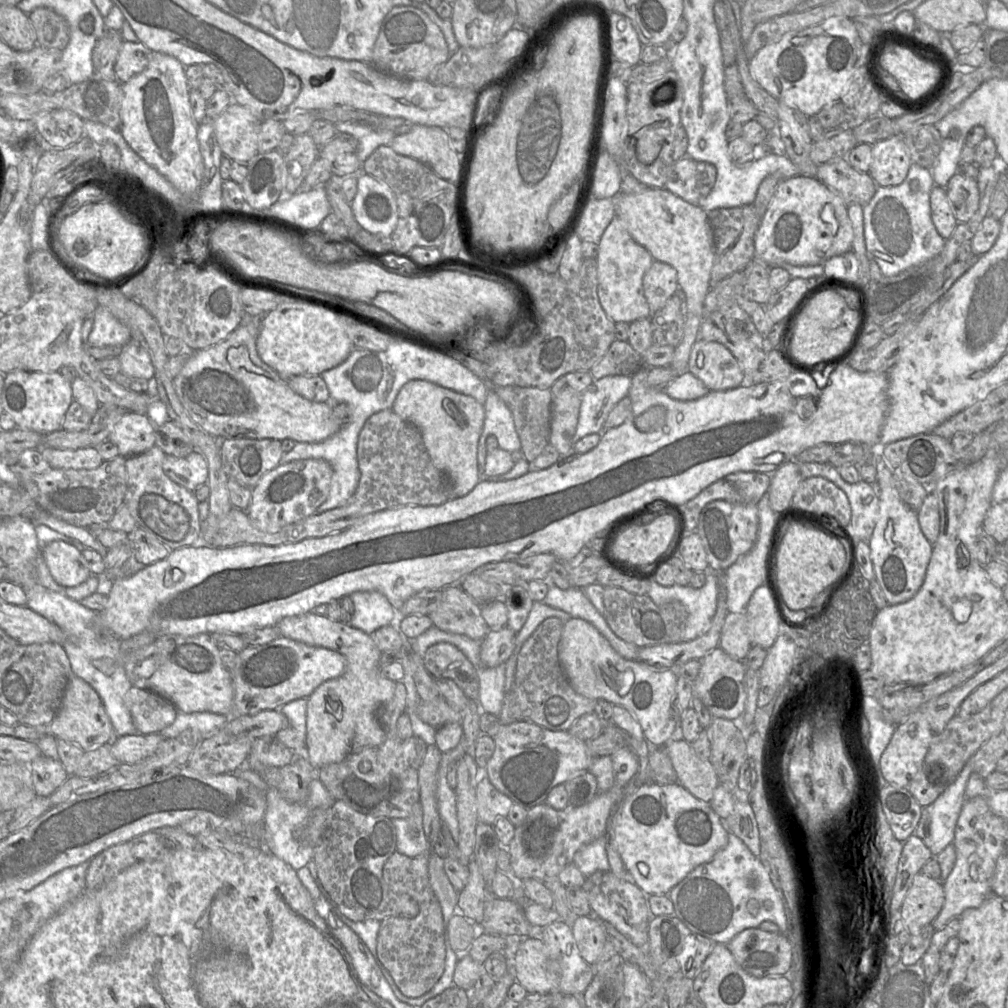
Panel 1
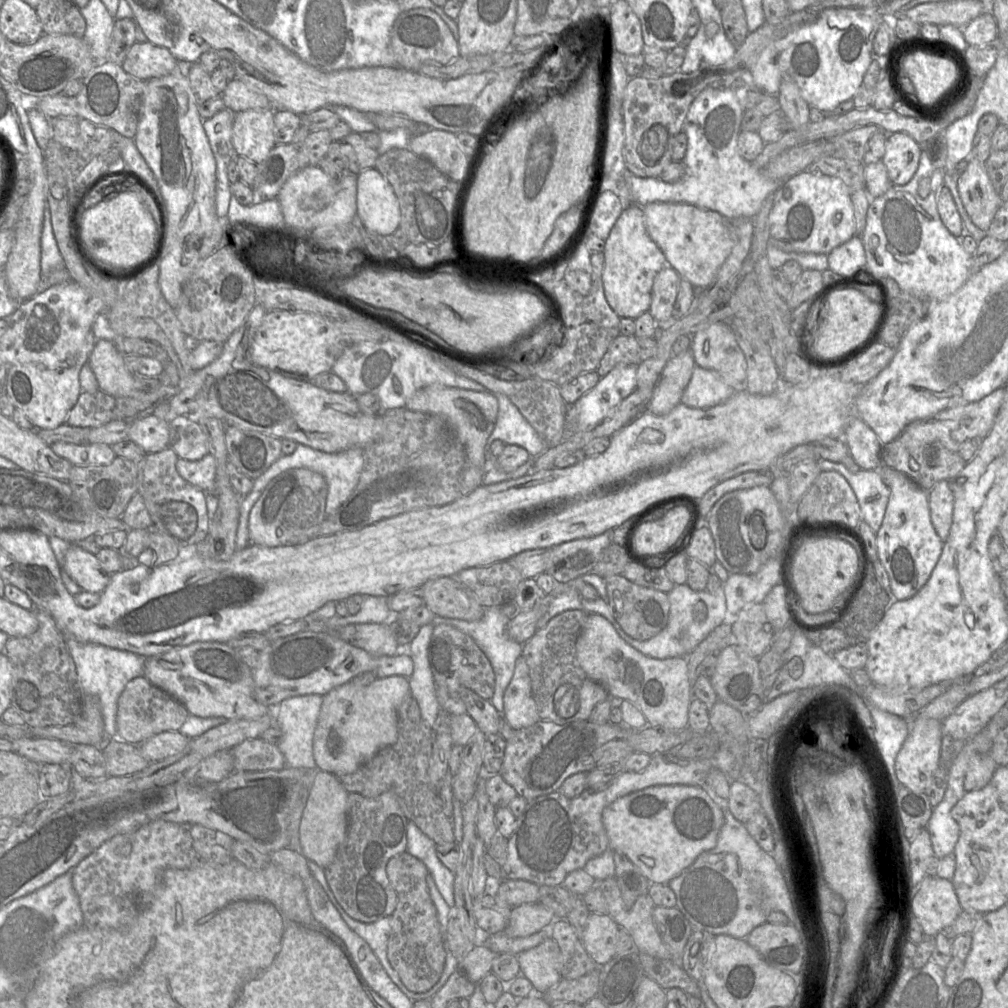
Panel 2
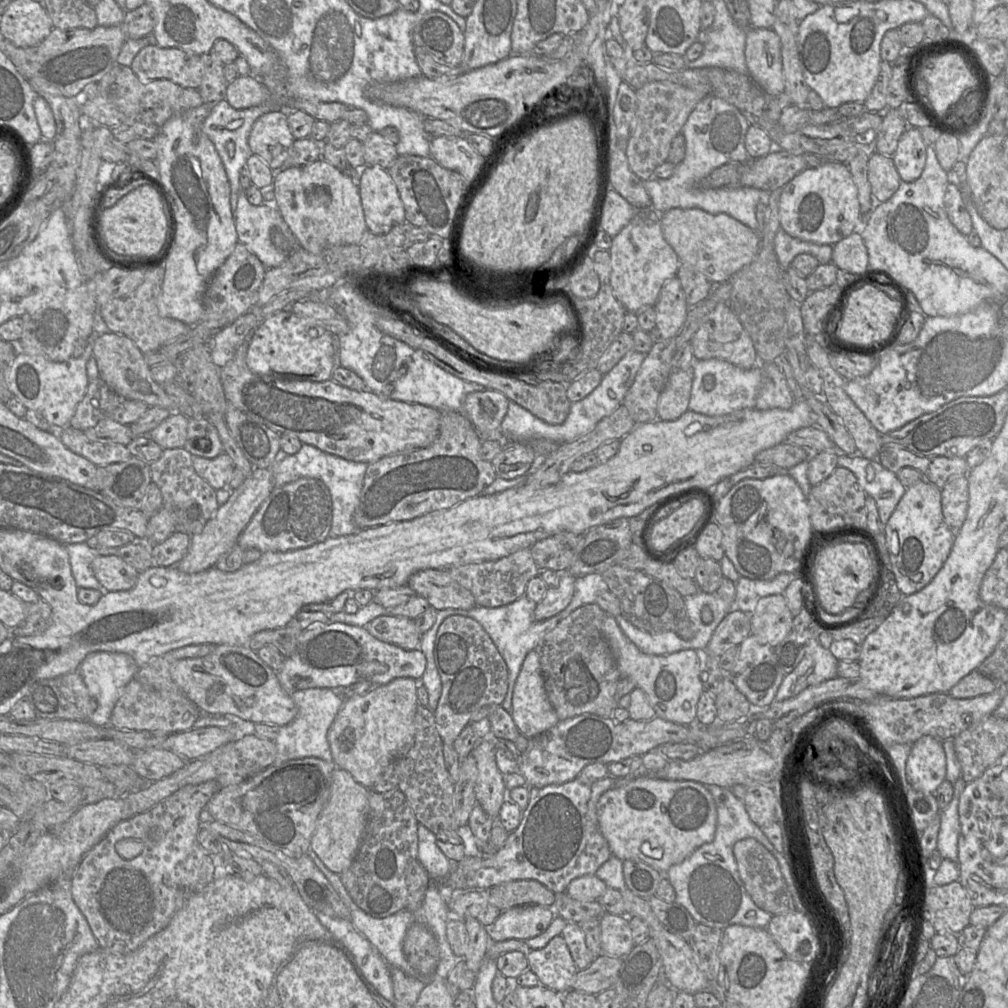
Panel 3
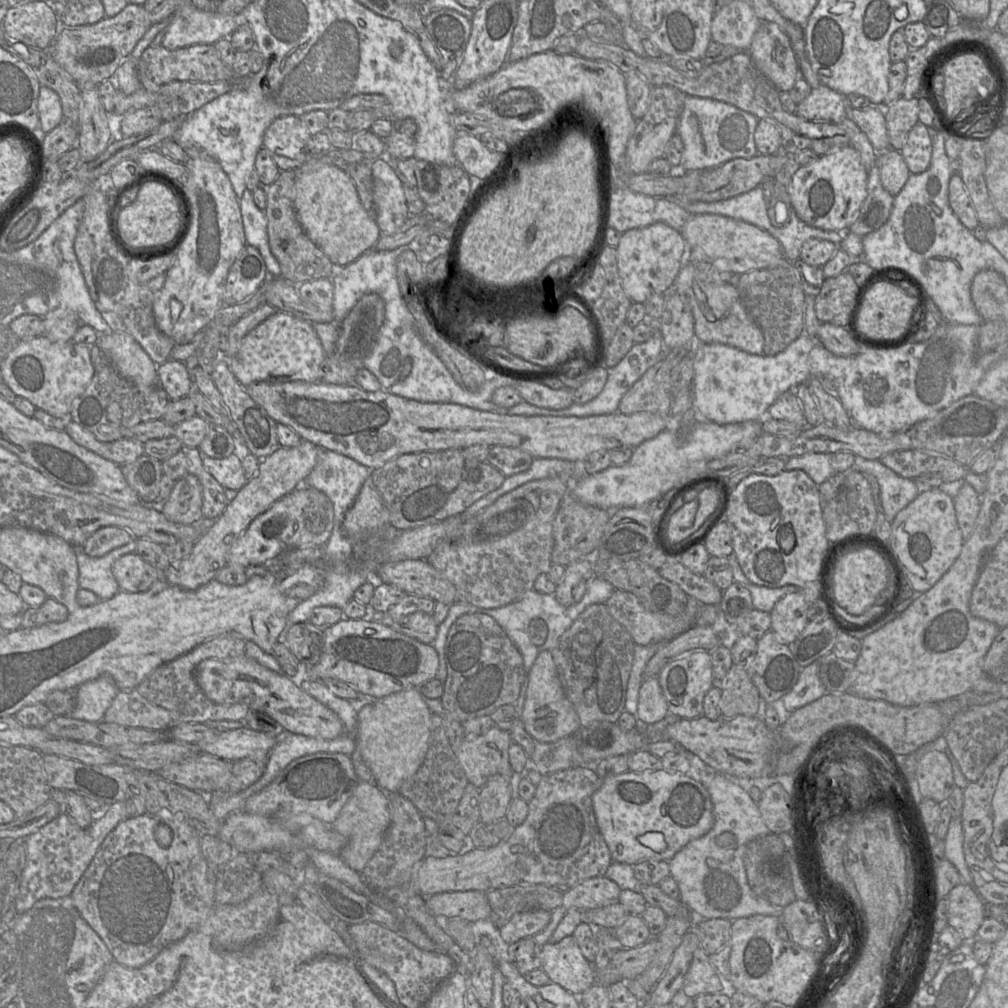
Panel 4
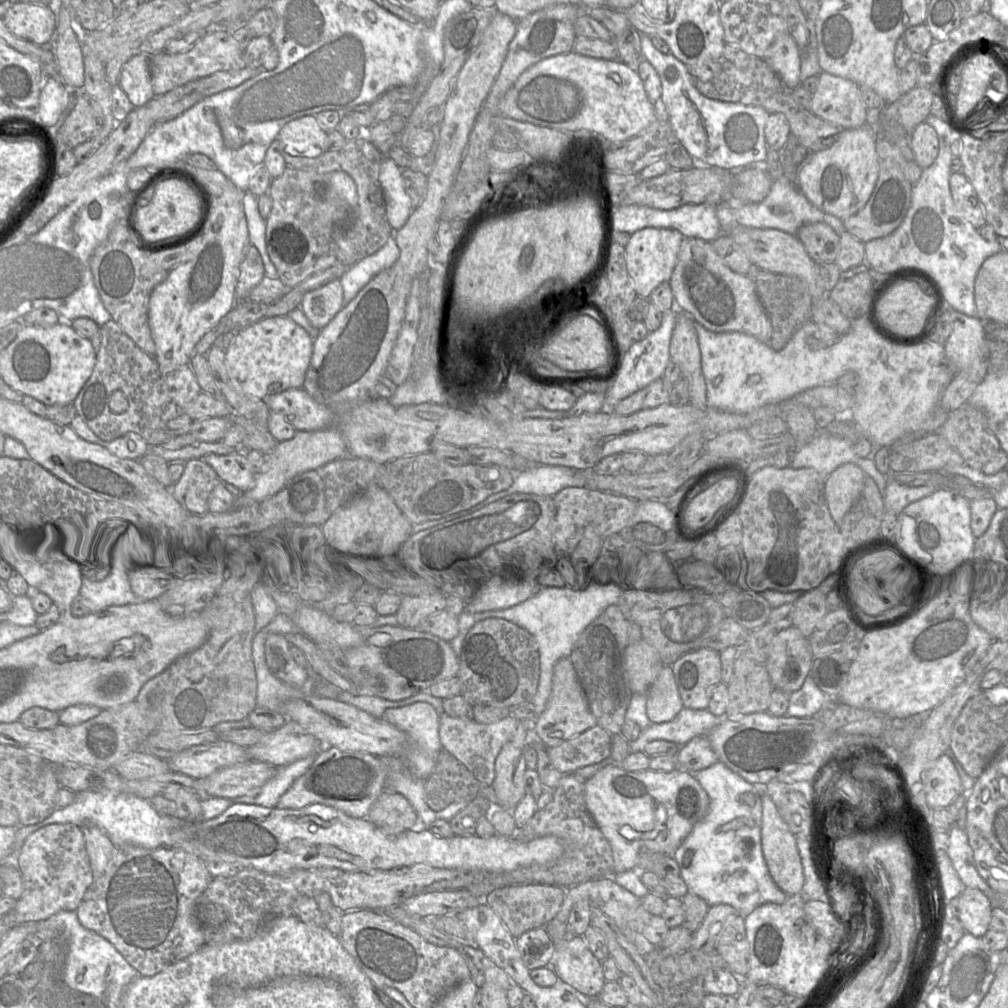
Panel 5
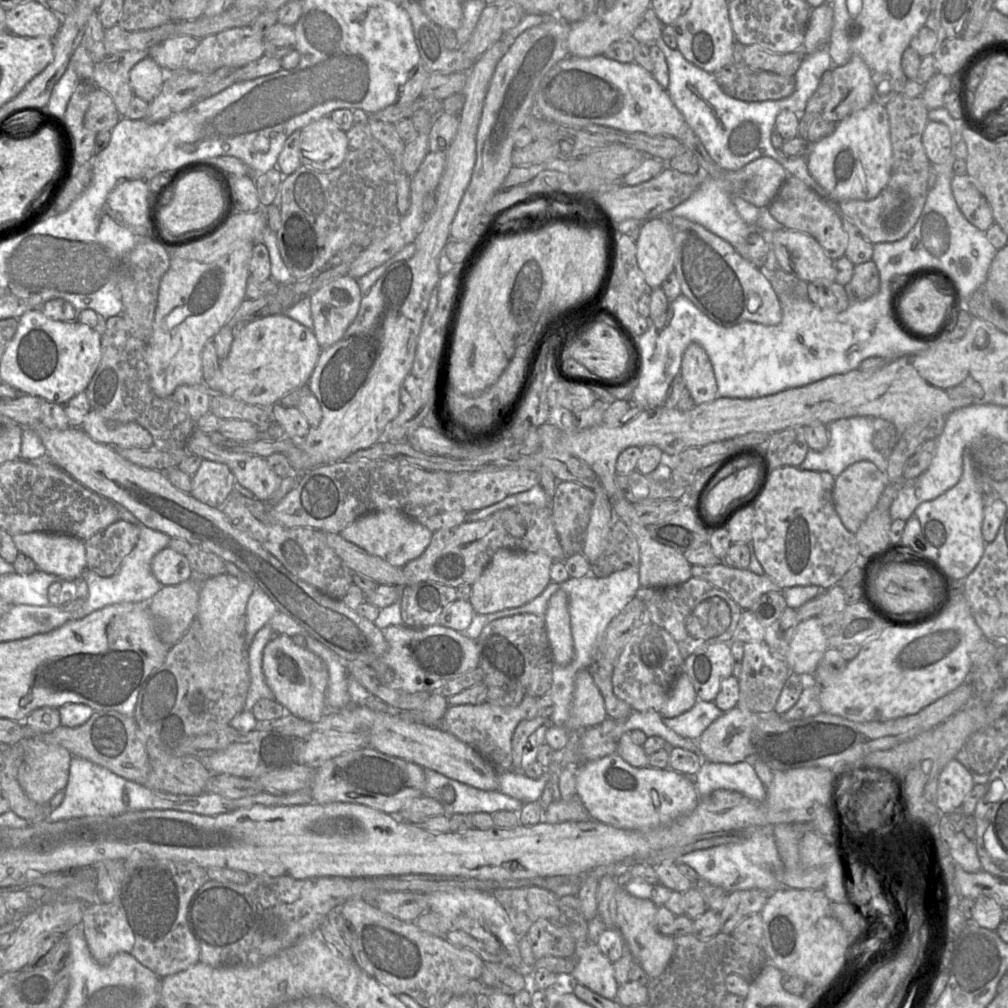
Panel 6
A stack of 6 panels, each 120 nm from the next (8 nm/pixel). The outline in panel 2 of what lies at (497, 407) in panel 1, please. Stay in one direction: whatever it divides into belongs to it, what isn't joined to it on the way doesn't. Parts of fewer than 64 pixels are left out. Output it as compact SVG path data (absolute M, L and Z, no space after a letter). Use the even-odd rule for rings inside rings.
M494 394L498 401L498 414L495 422L494 429L487 439L484 447L485 456L485 471L489 466L495 465L495 459L489 453L489 445L494 440L501 440L505 445L518 445L526 449L531 457L537 457L547 449L547 445L544 440L538 435L533 427L522 416L518 408L511 402L511 400L504 394Z

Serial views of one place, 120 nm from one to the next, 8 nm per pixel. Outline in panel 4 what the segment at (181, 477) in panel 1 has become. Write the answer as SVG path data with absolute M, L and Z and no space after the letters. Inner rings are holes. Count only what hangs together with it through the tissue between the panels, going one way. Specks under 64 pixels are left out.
M232 453L226 458L211 458L202 454L205 469L226 489L240 490L247 482L242 459Z

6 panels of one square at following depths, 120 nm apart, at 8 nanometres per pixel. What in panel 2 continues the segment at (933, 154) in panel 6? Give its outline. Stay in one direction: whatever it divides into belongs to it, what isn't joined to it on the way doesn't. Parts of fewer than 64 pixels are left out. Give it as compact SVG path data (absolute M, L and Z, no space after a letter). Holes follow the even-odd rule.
M905 133L887 134L882 161L892 185L905 185L914 177L922 151L921 145Z

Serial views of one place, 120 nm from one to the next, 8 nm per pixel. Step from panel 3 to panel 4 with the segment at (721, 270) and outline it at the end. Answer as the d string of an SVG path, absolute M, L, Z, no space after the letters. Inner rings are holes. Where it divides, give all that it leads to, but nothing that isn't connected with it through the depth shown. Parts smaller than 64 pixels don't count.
M716 214L692 215L681 230L688 248L699 247L711 259L726 259L729 271L744 274L776 265L785 258L780 242L753 224Z

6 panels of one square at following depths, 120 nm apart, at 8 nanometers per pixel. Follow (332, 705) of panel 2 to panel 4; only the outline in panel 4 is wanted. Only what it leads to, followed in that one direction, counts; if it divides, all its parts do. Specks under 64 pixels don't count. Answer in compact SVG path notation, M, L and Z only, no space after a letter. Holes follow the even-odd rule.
M416 687L375 698L359 711L358 725L353 734L355 751L368 765L383 792L398 793L400 786L422 764L428 750L431 713Z

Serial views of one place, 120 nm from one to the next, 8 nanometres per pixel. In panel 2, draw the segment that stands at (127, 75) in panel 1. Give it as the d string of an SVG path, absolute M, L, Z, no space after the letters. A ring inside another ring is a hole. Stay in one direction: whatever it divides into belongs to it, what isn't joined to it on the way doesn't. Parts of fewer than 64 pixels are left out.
M149 41L135 42L121 66L133 77L148 81L174 72L180 62L164 47Z

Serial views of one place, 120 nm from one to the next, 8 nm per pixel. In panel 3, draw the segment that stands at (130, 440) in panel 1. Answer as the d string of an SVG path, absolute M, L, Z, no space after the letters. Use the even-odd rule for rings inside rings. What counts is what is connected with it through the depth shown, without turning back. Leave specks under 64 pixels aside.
M173 412L148 436L165 449L182 448L187 438L189 419L179 412Z

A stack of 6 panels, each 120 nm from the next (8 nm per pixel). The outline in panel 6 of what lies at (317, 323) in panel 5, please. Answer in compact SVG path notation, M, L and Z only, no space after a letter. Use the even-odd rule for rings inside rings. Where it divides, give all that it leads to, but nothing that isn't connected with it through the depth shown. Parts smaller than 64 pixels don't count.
M349 274L323 285L310 295L311 312L314 321L313 332L322 349L330 347L342 339L358 314L363 296L358 280Z

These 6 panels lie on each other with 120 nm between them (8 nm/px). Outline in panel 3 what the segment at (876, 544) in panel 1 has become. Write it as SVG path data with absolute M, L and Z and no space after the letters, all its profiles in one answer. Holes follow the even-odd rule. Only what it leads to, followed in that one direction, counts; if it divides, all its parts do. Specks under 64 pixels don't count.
M921 481L906 491L885 525L888 555L897 586L904 596L927 586L948 558L954 536L947 527L941 506L941 489Z

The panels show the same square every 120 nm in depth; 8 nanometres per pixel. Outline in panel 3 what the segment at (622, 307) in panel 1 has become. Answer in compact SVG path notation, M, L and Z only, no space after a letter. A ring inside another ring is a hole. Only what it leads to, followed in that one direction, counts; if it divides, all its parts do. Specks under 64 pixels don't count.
M652 208L640 209L615 237L608 250L611 257L610 281L617 300L626 312L638 313L654 307L662 286L677 275L681 261L662 233L661 214Z

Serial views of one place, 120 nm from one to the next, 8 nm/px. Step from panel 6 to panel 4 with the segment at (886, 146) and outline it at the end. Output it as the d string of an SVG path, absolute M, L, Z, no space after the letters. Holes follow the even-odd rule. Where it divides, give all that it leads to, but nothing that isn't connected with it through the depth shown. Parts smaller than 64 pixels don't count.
M847 145L798 168L790 185L791 205L797 216L812 227L826 231L848 230L867 197L867 181L868 171L860 154Z

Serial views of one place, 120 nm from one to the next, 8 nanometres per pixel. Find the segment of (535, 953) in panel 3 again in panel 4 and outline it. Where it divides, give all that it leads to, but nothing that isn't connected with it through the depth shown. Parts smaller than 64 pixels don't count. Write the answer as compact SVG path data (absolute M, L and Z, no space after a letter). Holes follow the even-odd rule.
M573 936L563 938L557 943L546 943L541 946L542 970L548 975L551 983L560 985L562 988L575 996L581 995L588 988L596 984L596 969L582 954L576 939Z

